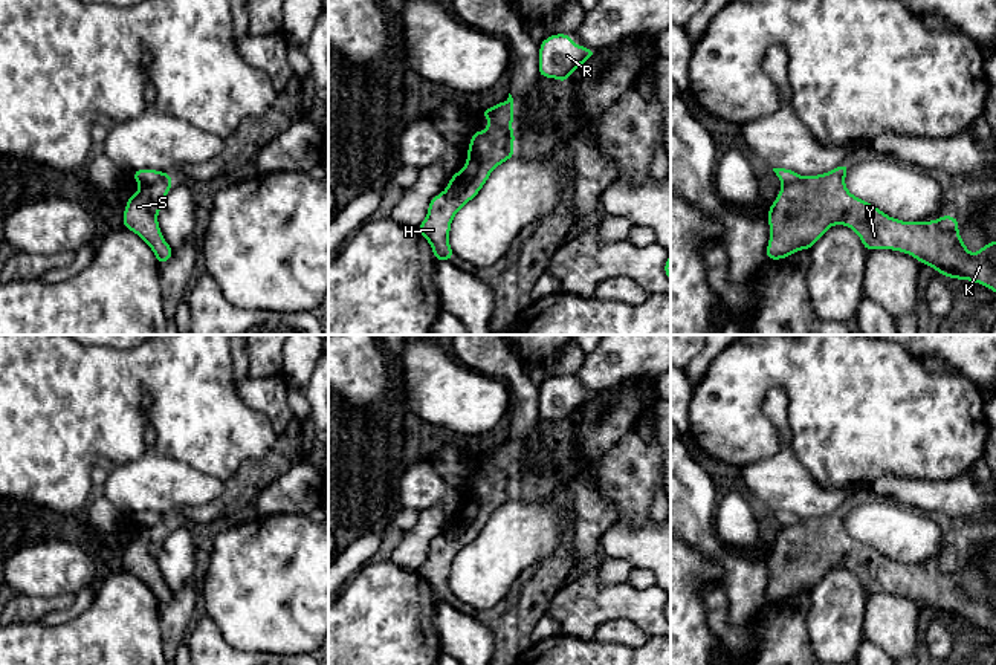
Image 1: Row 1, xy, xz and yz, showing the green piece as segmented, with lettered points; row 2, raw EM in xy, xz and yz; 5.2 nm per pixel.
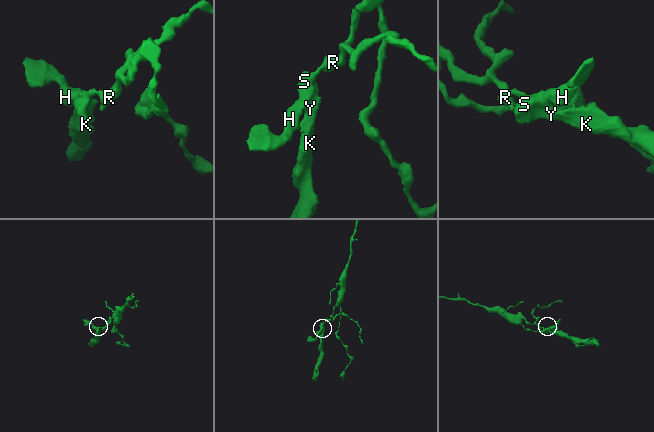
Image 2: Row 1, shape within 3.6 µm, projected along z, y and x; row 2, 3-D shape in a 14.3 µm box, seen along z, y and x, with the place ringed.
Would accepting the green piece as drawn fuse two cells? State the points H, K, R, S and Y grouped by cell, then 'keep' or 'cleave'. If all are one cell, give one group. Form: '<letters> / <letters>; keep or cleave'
H K S Y / R; cleave

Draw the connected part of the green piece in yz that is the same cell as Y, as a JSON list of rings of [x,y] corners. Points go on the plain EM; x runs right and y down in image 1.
[[[842,506],[781,530],[768,550],[768,602],[813,592],[826,572],[845,567],[857,575],[866,593],[900,593],[949,621],[975,624],[996,634],[996,582],[970,596],[959,578],[958,560],[944,556],[936,564],[915,566],[889,560],[846,532],[848,514],[849,508]]]

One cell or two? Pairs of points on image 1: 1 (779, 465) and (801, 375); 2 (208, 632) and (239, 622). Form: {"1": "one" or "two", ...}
{"1": "two", "2": "two"}

